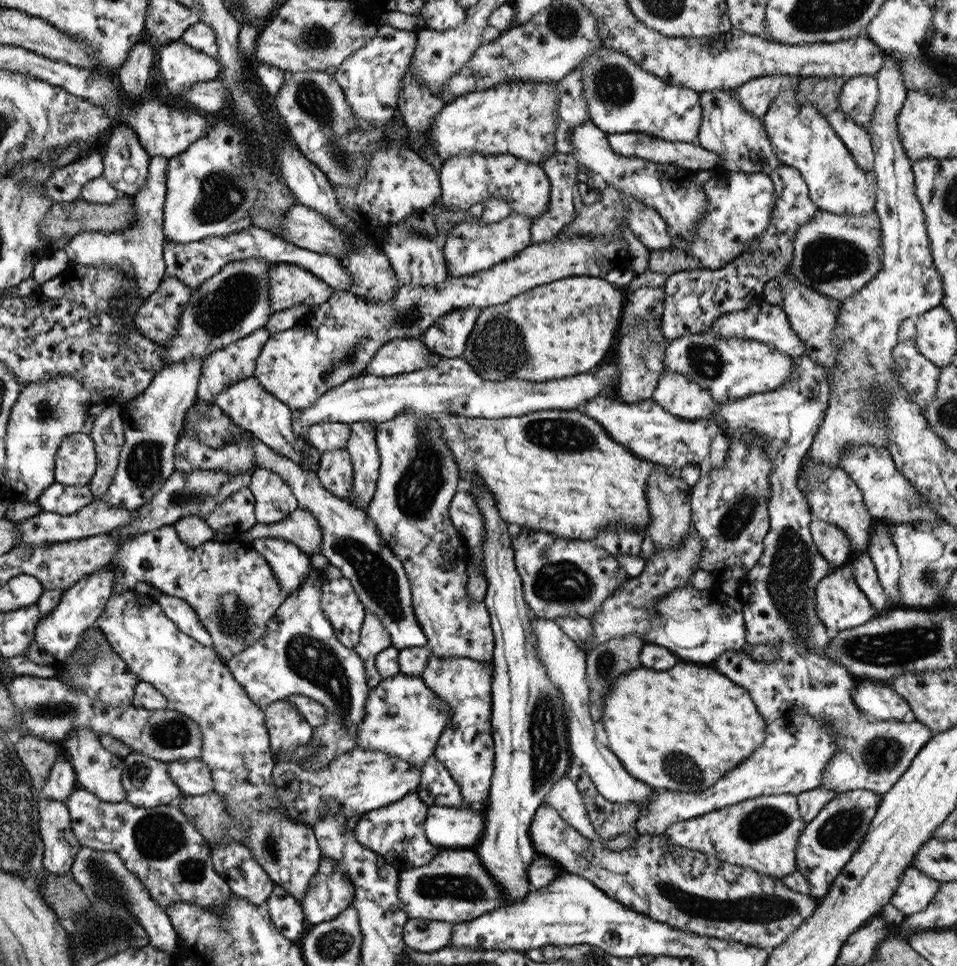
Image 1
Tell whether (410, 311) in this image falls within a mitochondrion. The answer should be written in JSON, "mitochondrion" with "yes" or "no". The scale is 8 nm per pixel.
{"mitochondrion":"yes"}

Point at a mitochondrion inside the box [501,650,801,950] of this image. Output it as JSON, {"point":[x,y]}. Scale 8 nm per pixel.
{"point":[544,734]}

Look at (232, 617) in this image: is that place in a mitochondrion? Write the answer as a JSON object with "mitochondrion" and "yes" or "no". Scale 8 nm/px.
{"mitochondrion":"yes"}

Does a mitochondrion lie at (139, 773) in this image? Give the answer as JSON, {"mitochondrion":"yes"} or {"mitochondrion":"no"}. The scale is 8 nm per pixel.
{"mitochondrion":"yes"}

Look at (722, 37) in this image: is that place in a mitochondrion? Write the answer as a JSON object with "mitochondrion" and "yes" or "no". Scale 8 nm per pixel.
{"mitochondrion":"no"}

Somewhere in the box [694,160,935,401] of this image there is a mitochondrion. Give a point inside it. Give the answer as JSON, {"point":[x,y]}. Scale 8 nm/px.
{"point":[826,260]}

